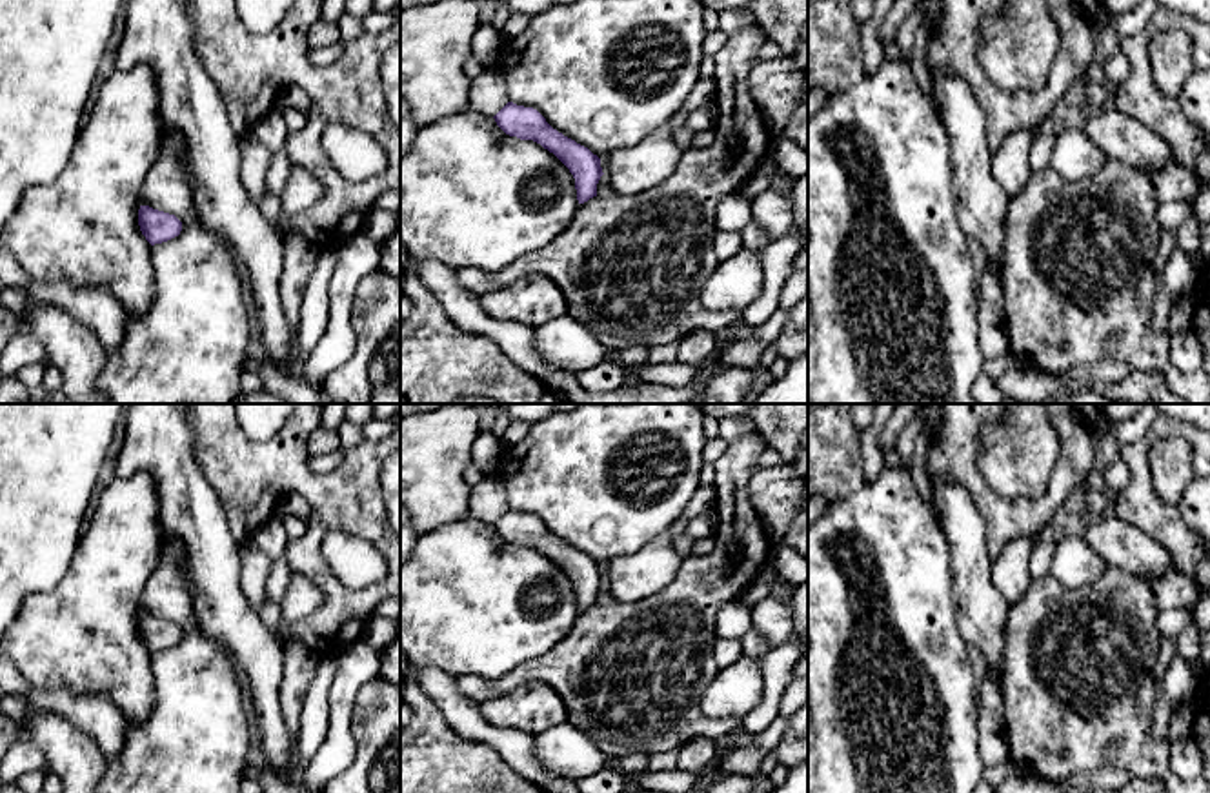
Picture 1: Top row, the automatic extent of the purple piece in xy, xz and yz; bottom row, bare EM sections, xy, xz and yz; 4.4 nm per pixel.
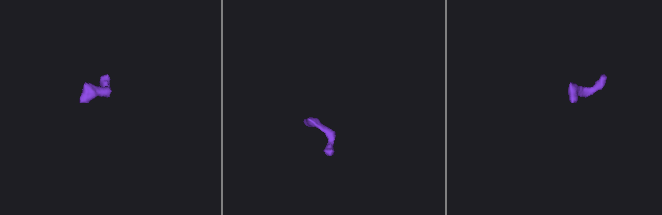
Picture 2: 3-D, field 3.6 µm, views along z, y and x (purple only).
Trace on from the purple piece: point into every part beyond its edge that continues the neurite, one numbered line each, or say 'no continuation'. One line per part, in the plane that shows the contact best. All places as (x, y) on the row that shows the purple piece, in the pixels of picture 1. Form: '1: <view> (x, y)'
no continuation

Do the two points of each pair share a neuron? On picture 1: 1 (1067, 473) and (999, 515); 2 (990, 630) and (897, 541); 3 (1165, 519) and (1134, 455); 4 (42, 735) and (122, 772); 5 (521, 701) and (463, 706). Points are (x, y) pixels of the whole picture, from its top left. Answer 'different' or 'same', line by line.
1: same
2: different
3: same
4: different
5: different

